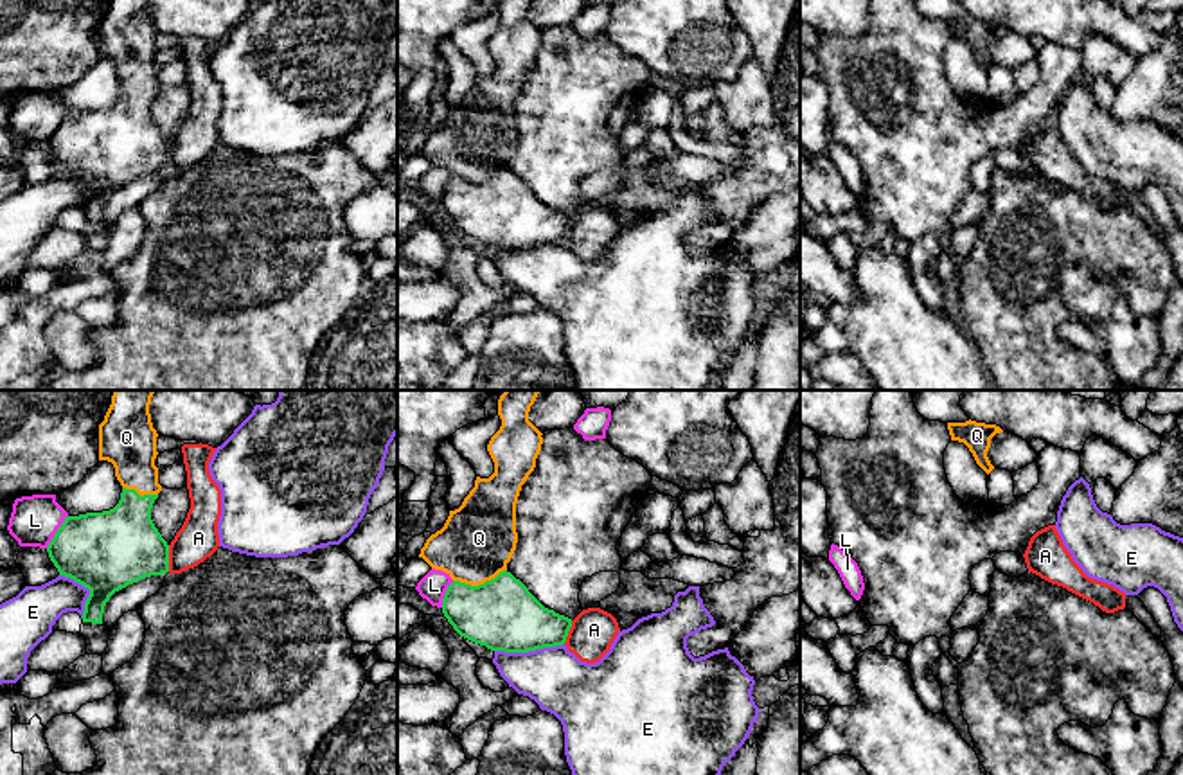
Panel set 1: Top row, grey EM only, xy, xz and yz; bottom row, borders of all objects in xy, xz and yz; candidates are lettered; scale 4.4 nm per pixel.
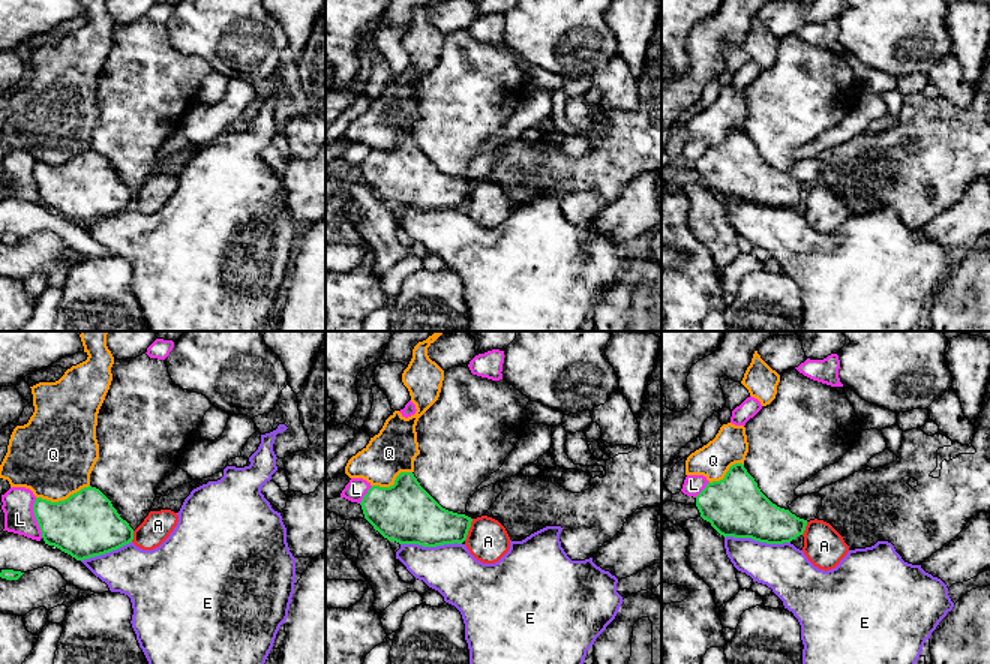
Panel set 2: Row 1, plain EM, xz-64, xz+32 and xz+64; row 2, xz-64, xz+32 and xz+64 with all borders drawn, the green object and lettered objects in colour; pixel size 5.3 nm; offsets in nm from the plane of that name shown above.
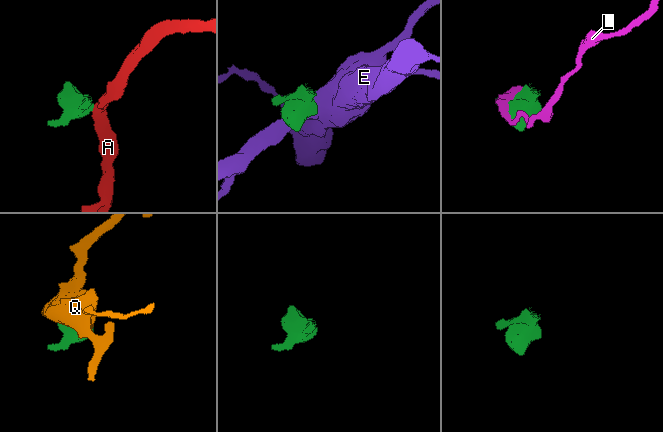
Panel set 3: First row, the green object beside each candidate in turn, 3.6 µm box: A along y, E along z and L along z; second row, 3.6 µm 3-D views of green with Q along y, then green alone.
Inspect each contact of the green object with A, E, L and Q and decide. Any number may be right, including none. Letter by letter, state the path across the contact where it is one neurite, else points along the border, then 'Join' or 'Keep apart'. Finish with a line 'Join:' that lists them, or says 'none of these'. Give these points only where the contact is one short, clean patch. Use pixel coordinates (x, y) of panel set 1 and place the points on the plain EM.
A: Boundary: xy (168, 142), (169, 168). Keep apart
E: Keep apart
L: Keep apart
Q: Join
Join: Q

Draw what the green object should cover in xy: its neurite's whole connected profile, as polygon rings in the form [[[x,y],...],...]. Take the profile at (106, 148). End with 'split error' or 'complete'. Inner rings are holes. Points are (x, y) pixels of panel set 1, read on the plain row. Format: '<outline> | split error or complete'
[[[111,0],[99,22],[99,58],[108,58],[115,65],[115,74],[122,83],[119,101],[102,110],[67,113],[47,144],[59,173],[90,187],[83,219],[102,221],[104,203],[115,189],[144,174],[169,169],[169,142],[151,117],[162,83],[155,63],[158,31],[151,20],[149,2]]] | split error

